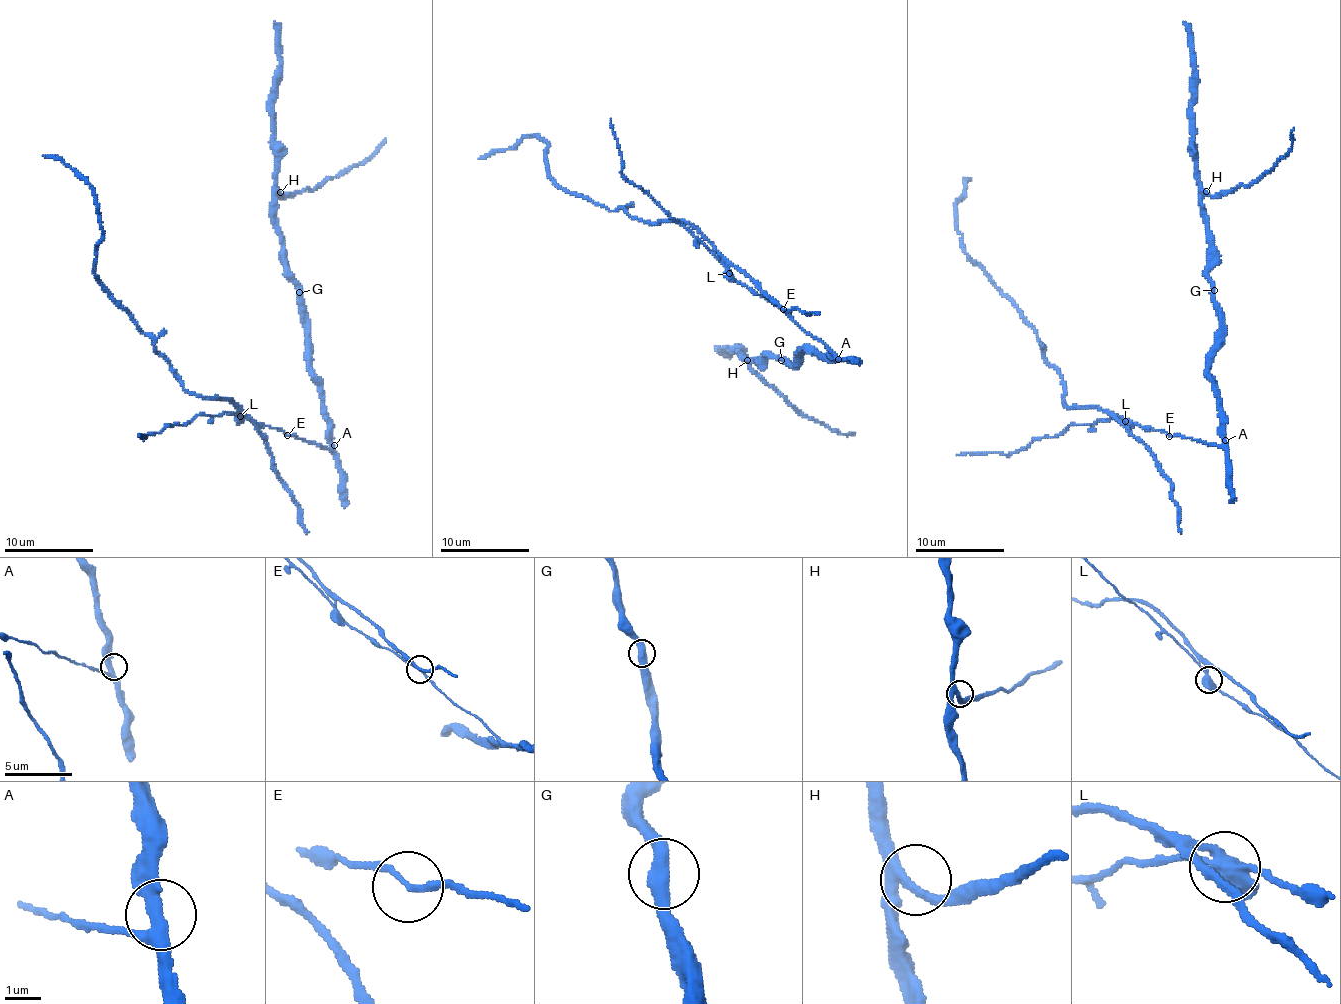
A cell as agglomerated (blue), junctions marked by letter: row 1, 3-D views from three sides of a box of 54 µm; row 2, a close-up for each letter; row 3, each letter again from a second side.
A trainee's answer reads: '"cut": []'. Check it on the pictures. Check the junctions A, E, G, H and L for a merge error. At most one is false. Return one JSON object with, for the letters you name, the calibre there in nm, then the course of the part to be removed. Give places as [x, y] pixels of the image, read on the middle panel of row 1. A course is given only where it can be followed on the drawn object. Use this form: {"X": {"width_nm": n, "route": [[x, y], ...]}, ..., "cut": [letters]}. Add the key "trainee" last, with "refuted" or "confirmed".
{"L": {"width_nm": 400, "route": [[728, 272], [728, 259], [688, 224], [644, 223], [565, 190], [550, 178], [547, 142], [522, 137], [478, 158]]}, "cut": ["L"], "trainee": "refuted"}

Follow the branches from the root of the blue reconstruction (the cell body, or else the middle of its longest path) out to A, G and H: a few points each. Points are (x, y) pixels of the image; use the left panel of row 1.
A: (295, 438), (315, 441), (328, 449), (334, 445)
G: (295, 438), (330, 447), (330, 418), (322, 384), (311, 368), (308, 313), (299, 292)
H: (295, 438), (328, 449), (330, 418), (322, 384), (311, 368), (302, 286), (284, 257), (276, 216), (280, 192)

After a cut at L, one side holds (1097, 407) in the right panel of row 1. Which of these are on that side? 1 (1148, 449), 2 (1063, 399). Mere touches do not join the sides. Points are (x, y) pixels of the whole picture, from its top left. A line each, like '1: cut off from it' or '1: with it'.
1: with it
2: with it

